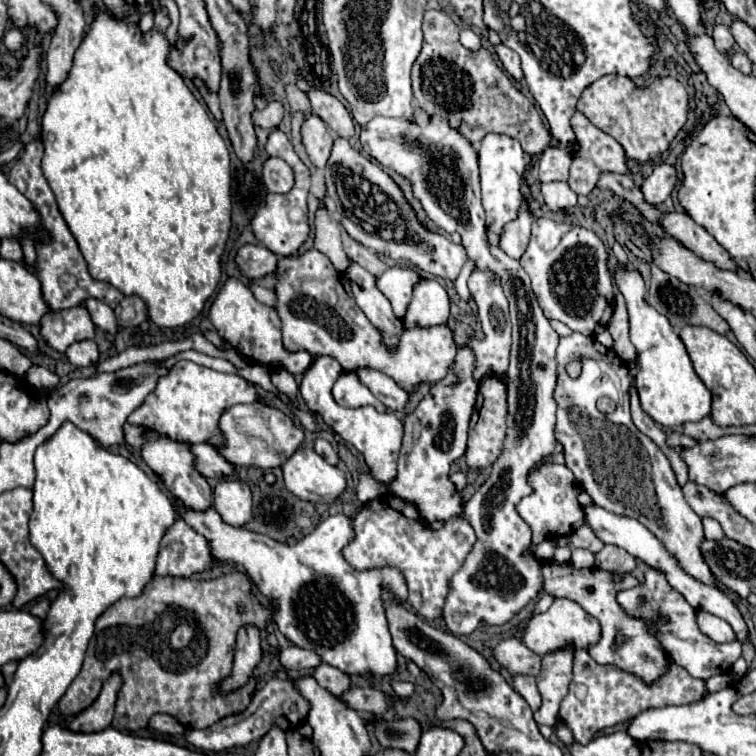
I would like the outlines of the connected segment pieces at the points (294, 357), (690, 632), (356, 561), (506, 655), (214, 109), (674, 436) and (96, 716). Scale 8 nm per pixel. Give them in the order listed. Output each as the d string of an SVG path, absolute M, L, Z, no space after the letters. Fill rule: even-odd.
M227 278L221 290L217 292L211 308L209 308L209 320L219 332L223 340L227 340L237 352L241 352L247 360L259 362L259 364L277 364L289 370L291 374L299 374L309 368L311 354L309 352L293 352L289 354L281 344L281 328L279 328L279 316L275 316L275 308L265 306L255 300L251 290L237 278Z
M649 568L645 572L645 580L639 586L629 588L629 590L619 590L617 602L625 610L627 616L645 620L647 628L655 630L655 636L657 636L659 644L663 646L663 650L695 678L707 680L715 674L729 672L733 662L741 656L741 642L739 640L719 644L699 630L697 618L695 618L697 610L691 608L691 604L687 604L687 600L683 596L679 596L679 592L675 592L667 584L667 578L663 576L663 572L659 572L655 568ZM641 598L647 598L647 602L641 604L639 602Z
M393 494L375 498L367 504L377 508L367 510L363 506L353 518L355 536L343 548L343 558L355 570L371 570L383 566L393 566L401 570L409 588L407 602L415 608L415 612L427 622L441 618L441 608L449 594L451 578L463 566L467 554L477 540L475 530L461 518L451 518L443 524L441 530L435 530L421 518L415 504L401 500Z
M511 638L503 640L495 646L495 658L511 672L511 674L531 674L537 676L541 668L541 656L531 652L521 640Z
M195 80L195 86L197 86L199 92L203 94L203 100L205 100L205 104L209 106L211 114L215 116L215 120L221 120L221 110L219 110L219 98L217 98L217 94L215 94L215 92L209 92L201 80Z
M675 430L667 432L667 446L691 446L691 444L695 444L693 438L689 438L685 434L679 434Z
M113 672L113 676L109 676L109 680L103 684L101 694L97 696L97 700L85 708L81 714L77 714L73 718L73 722L69 724L69 728L73 732L99 732L103 728L107 728L111 724L113 718L113 708L115 708L115 700L121 688L121 676L117 672Z

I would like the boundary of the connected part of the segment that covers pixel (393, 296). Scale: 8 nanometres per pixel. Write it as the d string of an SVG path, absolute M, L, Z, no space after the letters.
M399 266L385 270L377 278L377 286L385 294L385 298L391 302L397 318L405 316L407 304L411 302L411 288L413 288L415 280L419 280L419 274L415 270L399 268Z

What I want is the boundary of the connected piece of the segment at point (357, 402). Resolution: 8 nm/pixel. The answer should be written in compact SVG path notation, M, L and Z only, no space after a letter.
M343 372L335 386L333 386L333 398L339 406L345 408L359 408L359 406L373 406L377 412L385 412L387 406L381 404L369 388L363 388L363 384L359 384L359 380L355 380L355 376L351 376L351 372Z

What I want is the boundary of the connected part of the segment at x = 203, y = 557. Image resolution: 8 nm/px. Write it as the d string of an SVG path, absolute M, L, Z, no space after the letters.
M177 518L163 534L155 574L187 578L195 572L211 568L211 564L213 556L207 548L207 540L191 530L181 518Z

